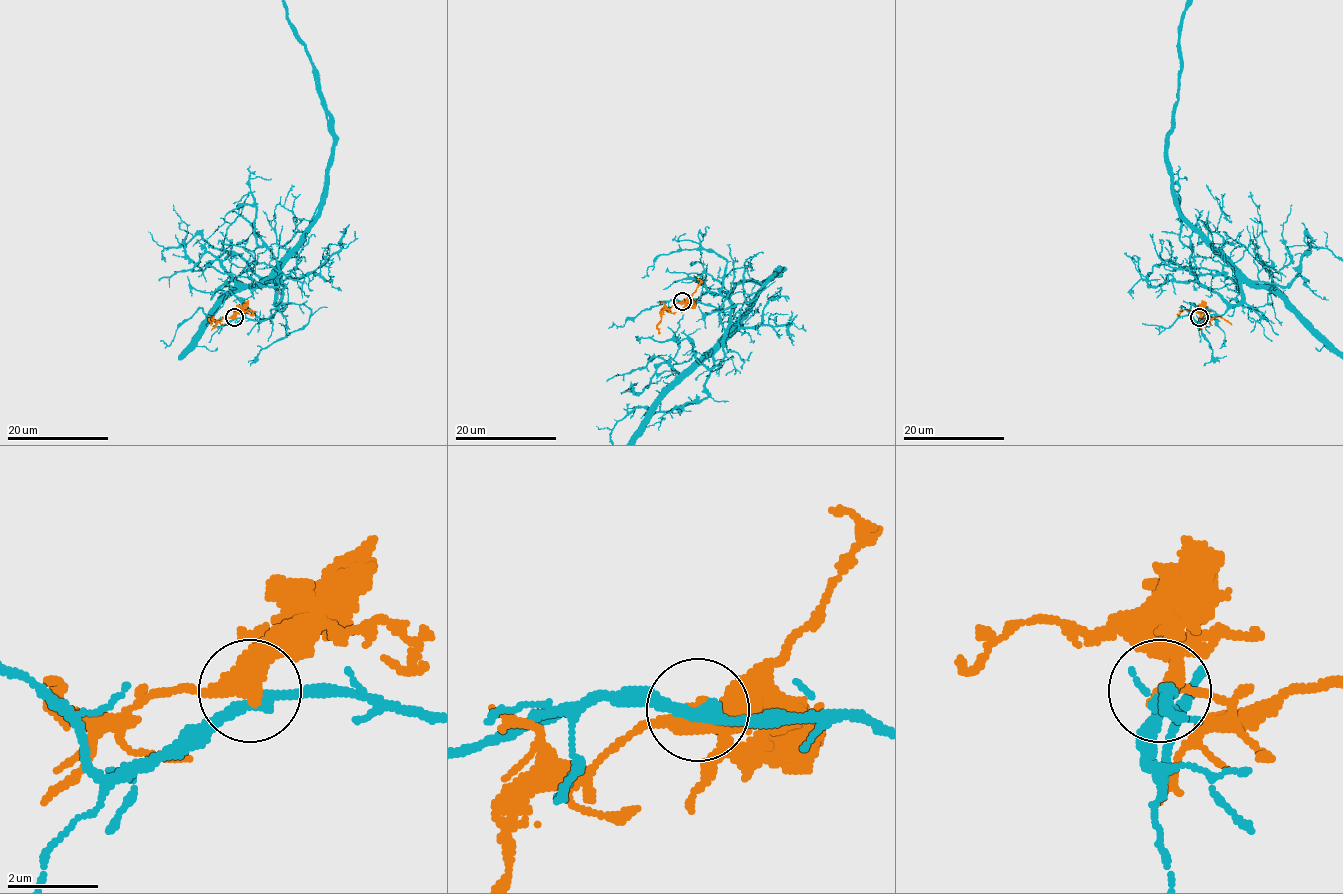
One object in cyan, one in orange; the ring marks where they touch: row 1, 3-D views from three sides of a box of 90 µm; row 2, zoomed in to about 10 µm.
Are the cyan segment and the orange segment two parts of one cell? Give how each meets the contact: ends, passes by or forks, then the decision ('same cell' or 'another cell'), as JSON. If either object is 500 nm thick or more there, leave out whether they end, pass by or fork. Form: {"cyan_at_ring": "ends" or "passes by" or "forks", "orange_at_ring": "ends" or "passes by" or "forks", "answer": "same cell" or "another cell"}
{"cyan_at_ring": "passes by", "orange_at_ring": "passes by", "answer": "another cell"}

